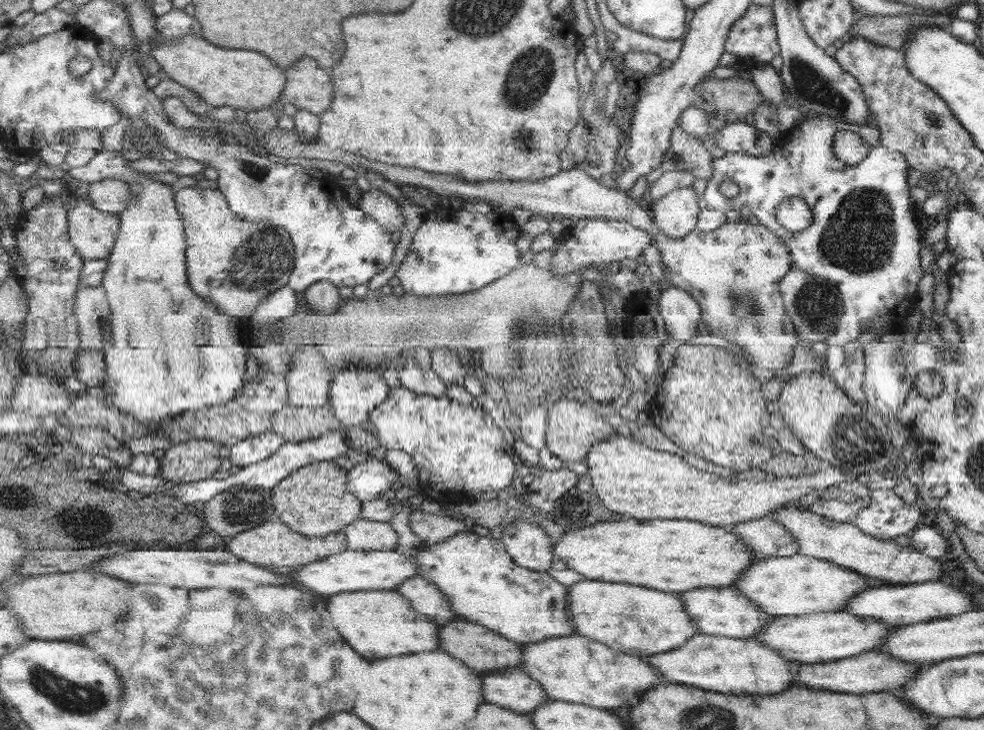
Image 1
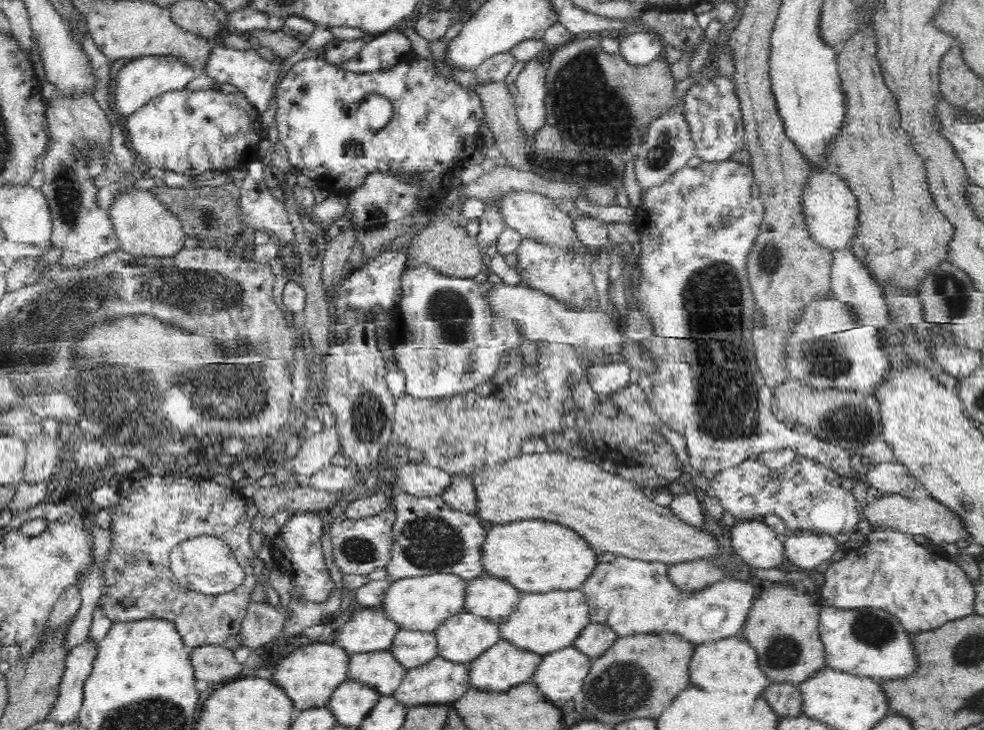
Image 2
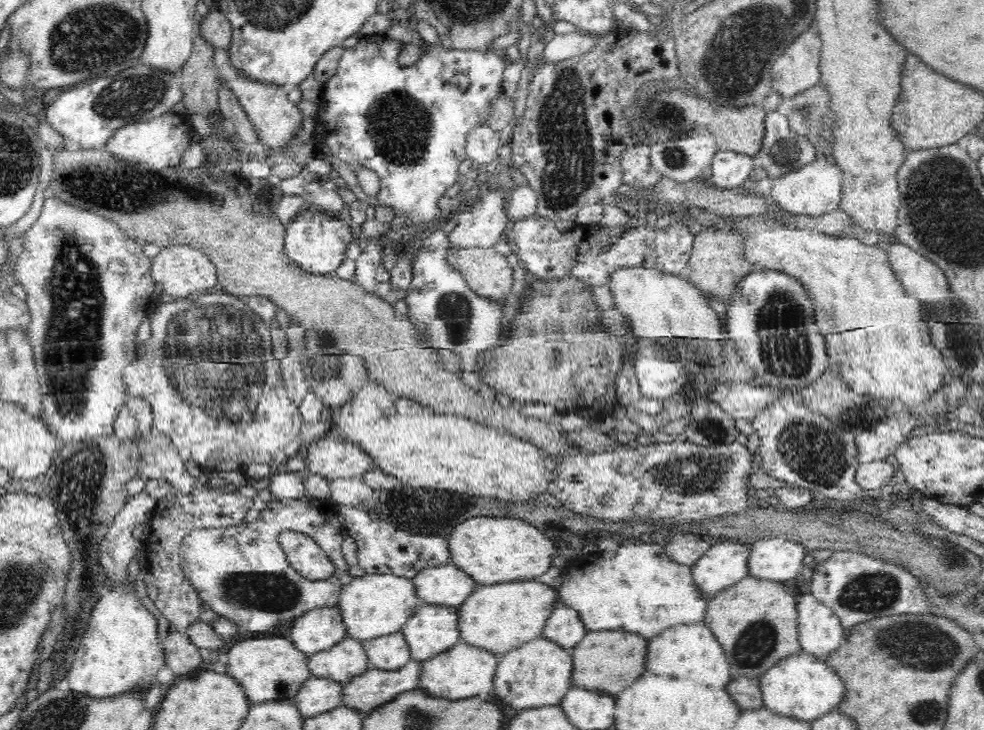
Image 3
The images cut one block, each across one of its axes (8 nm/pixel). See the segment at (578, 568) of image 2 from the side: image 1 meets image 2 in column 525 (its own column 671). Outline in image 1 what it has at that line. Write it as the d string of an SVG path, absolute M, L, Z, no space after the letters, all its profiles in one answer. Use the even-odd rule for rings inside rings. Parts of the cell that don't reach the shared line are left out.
M627 518L620 522L600 522L590 528L567 531L556 546L558 558L589 580L627 583L662 592L684 593L692 588L734 587L742 571L750 567L756 557L752 550L727 528L712 527L692 520L644 520Z

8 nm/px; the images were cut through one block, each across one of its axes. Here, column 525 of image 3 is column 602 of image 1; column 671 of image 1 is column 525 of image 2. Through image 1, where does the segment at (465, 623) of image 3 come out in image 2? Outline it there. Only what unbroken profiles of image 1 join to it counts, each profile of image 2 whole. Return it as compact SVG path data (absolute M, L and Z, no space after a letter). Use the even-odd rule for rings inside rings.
M581 589L521 593L513 609L498 624L499 638L520 651L544 656L574 646L575 636L588 623L586 599Z

